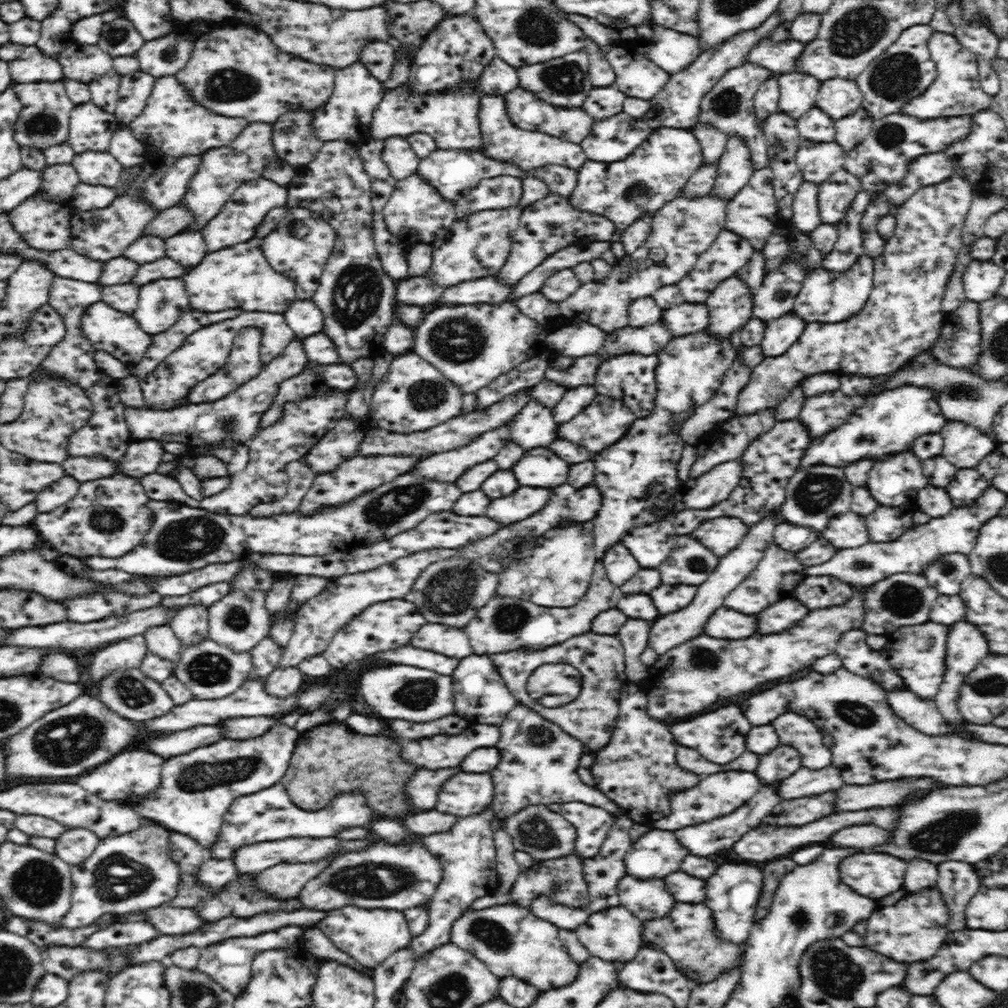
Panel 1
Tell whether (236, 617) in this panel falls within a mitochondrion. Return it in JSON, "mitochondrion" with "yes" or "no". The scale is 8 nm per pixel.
{"mitochondrion":"yes"}

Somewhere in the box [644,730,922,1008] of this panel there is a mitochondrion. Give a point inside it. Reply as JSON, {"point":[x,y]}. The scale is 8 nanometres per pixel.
{"point":[835,973]}

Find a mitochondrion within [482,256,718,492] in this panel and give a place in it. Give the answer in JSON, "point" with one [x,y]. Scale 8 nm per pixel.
{"point":[574,428]}

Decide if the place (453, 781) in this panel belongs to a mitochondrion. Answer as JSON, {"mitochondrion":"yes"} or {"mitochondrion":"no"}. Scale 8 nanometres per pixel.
{"mitochondrion":"no"}

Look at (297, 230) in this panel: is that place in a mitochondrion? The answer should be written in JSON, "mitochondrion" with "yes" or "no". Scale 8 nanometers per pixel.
{"mitochondrion":"yes"}

